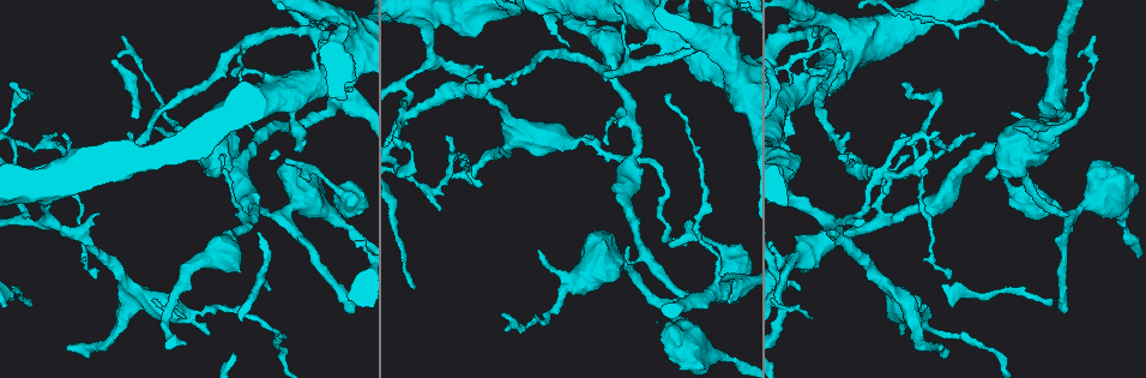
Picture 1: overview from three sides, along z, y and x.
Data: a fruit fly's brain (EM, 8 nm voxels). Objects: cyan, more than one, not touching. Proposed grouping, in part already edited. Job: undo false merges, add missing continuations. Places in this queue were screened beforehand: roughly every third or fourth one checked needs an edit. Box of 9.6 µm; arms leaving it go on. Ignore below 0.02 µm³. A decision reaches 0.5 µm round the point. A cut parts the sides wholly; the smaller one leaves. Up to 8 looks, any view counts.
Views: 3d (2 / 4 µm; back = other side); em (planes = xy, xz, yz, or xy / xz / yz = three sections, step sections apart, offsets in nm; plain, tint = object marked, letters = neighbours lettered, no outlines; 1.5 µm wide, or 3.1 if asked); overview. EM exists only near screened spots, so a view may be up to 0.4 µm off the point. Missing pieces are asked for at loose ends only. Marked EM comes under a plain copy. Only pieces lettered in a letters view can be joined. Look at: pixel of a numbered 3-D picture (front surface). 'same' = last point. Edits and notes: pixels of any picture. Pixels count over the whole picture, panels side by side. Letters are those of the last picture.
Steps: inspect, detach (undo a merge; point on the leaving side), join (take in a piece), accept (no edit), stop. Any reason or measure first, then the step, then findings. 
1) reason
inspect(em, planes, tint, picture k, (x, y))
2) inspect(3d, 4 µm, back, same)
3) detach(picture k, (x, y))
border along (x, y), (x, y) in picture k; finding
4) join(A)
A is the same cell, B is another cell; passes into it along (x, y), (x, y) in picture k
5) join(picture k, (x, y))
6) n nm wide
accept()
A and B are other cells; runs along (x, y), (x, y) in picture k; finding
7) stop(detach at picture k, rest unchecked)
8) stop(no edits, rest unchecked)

thin end
inspect(3d, 4 µm, picture 1, (156, 128))

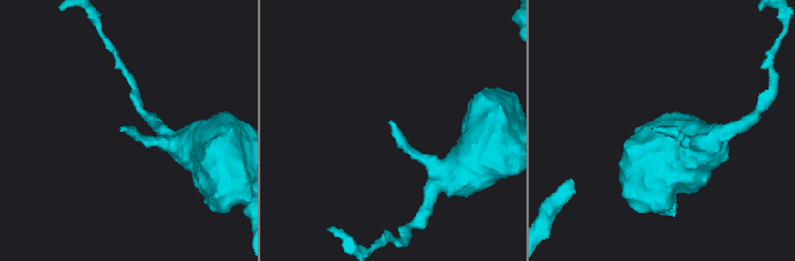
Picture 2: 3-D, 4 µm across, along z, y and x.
need the tissue
inspect(em, planes, letters, picture 2, (391, 122))

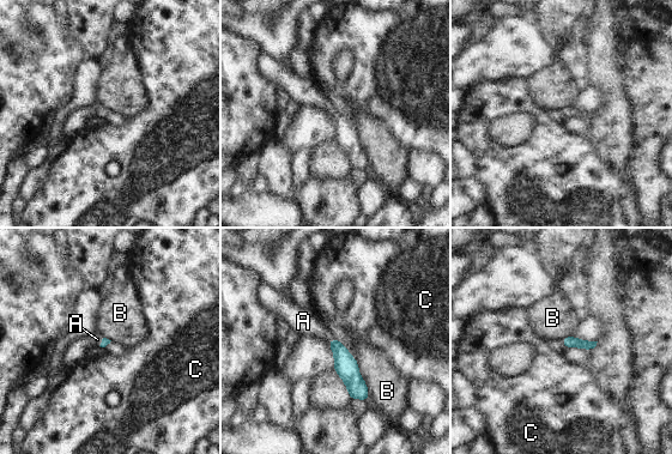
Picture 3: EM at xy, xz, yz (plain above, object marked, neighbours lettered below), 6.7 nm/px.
join(A)
A is the same cell, B and C are other cells; passes into it along (345, 365), (331, 340), (303, 321) in picture 3; it goes on there

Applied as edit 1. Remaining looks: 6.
inspect(overview)

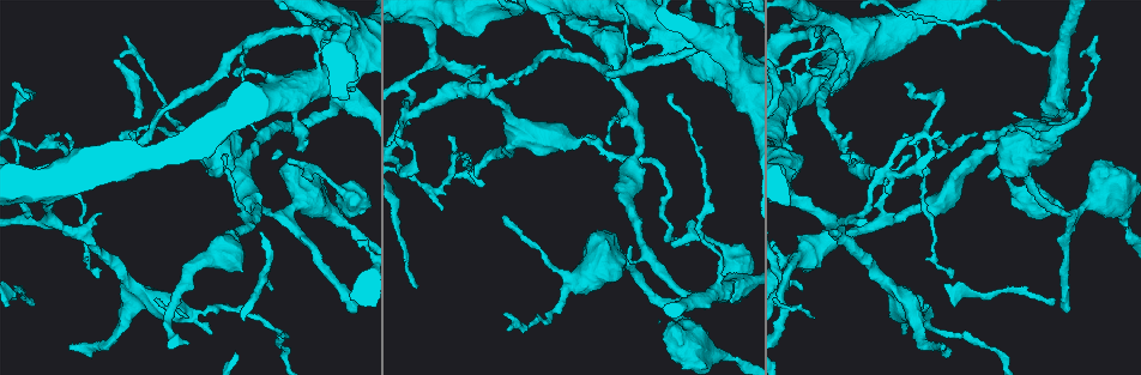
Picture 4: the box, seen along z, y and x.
branch stops here
inspect(3d, 4 µm, picture 4, (629, 245))

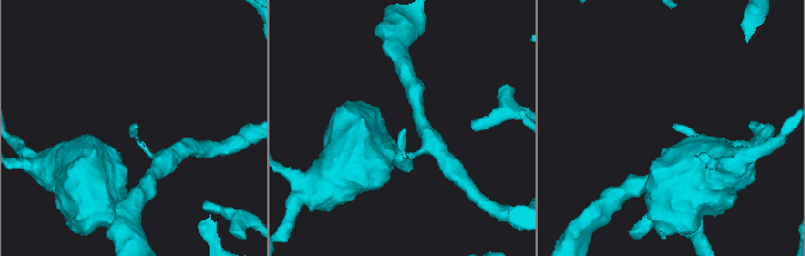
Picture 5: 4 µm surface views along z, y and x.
inspect(em, xz, step 8, letters, picture 5, (136, 126))

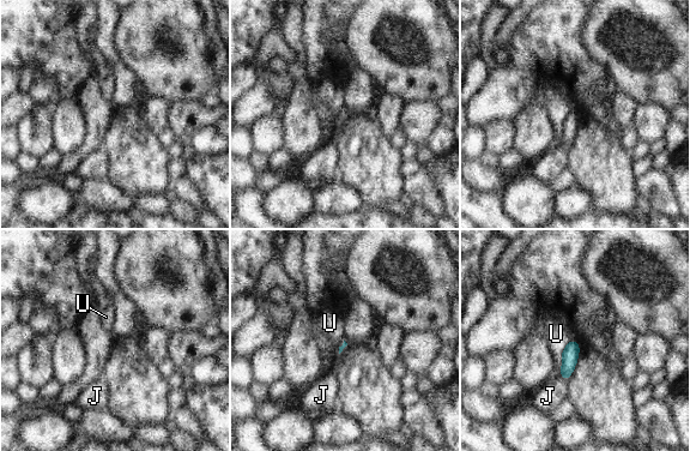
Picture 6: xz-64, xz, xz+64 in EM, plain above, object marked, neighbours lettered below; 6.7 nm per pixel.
cut it another way
inspect(em, planes, letters, same)

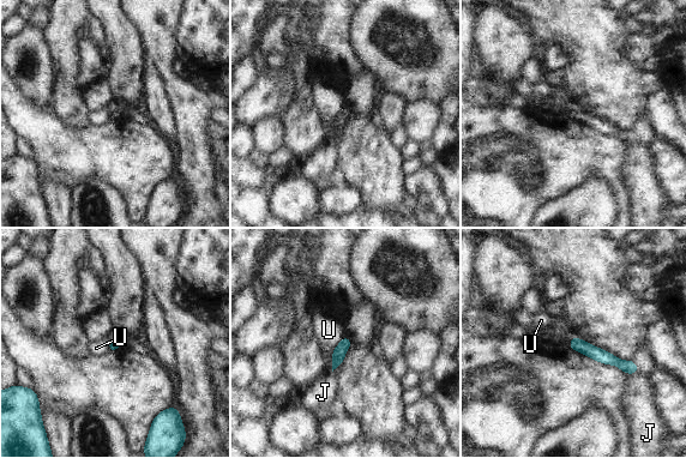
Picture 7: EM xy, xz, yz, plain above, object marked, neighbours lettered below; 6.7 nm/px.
70 nm wide
accept()
J and U are other cells; runs along (572, 343), (633, 369) in picture 7; no lettered piece goes on from it

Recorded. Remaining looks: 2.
three-way junction
inspect(em, 3.1 µm, planes, letters, picture 4, (1056, 97))

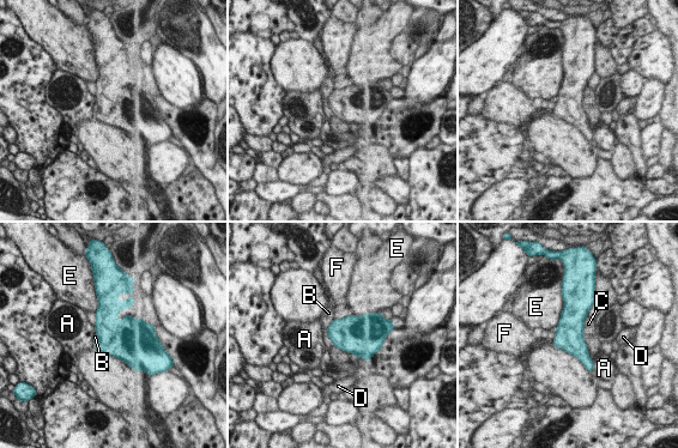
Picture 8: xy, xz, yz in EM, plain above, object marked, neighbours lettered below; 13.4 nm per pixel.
550 nm wide
accept()
A, B, C, D, E and F are other cells; border along (334, 319), (327, 328), (333, 345) in picture 8; continuous, no second neuron

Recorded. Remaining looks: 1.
stop(join at picture 3, rest unchecked)

